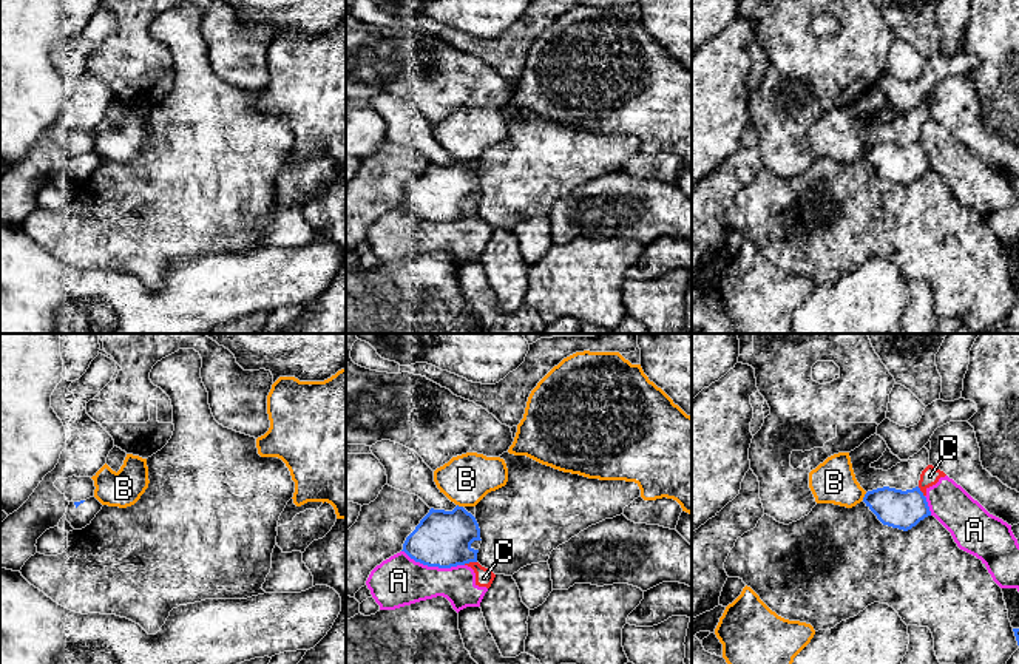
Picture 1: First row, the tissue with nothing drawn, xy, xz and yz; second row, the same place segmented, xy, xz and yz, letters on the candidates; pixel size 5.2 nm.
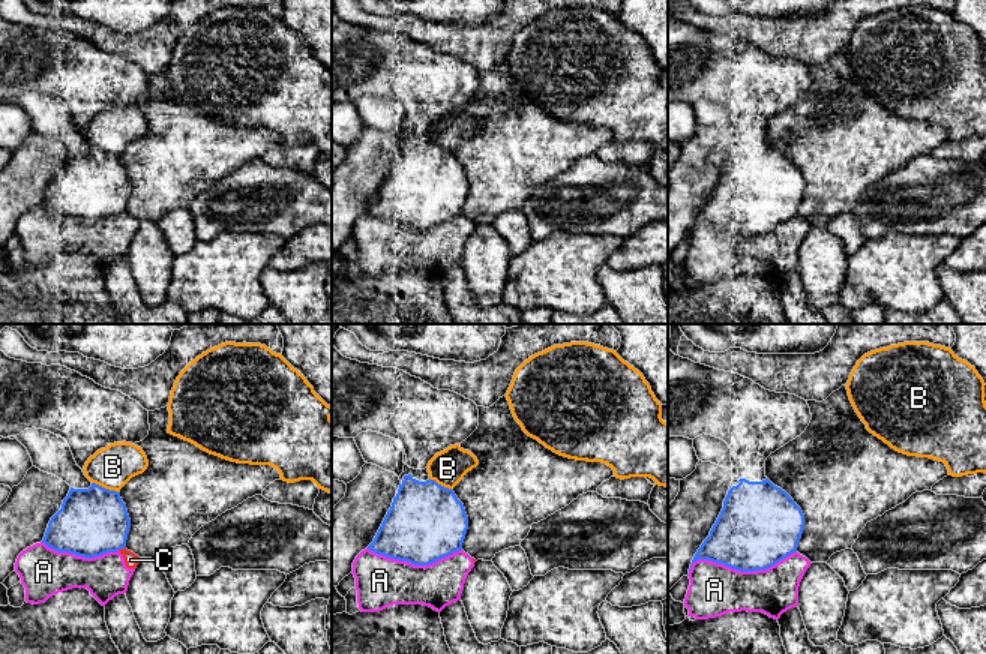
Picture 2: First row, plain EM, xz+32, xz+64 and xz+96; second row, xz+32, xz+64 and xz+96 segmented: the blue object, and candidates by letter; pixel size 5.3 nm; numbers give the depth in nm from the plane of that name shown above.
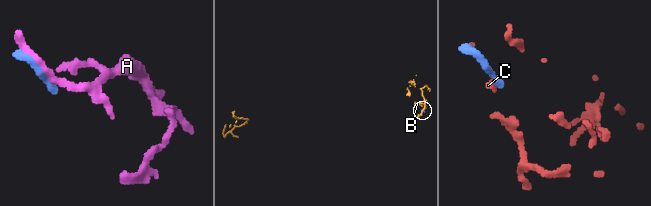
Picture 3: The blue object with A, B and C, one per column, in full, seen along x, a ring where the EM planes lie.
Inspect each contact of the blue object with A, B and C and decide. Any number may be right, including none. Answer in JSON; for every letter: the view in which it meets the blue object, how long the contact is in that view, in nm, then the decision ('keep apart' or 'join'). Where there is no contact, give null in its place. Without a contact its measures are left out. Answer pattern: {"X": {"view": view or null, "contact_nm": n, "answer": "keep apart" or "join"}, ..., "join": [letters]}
{"A": {"view": "xz", "contact_nm": 340, "answer": "keep apart"}, "B": {"view": "yz", "contact_nm": 50, "answer": "keep apart"}, "C": {"view": "xz", "contact_nm": 70, "answer": "keep apart"}, "join": []}

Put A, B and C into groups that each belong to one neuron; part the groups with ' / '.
A C / B

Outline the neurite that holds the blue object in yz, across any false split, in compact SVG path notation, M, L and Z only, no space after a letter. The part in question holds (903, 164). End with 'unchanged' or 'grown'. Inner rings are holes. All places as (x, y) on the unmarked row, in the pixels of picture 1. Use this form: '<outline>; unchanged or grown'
M889 141L877 142L868 145L863 156L883 179L903 185L931 170L926 151L919 141L906 145Z; unchanged

